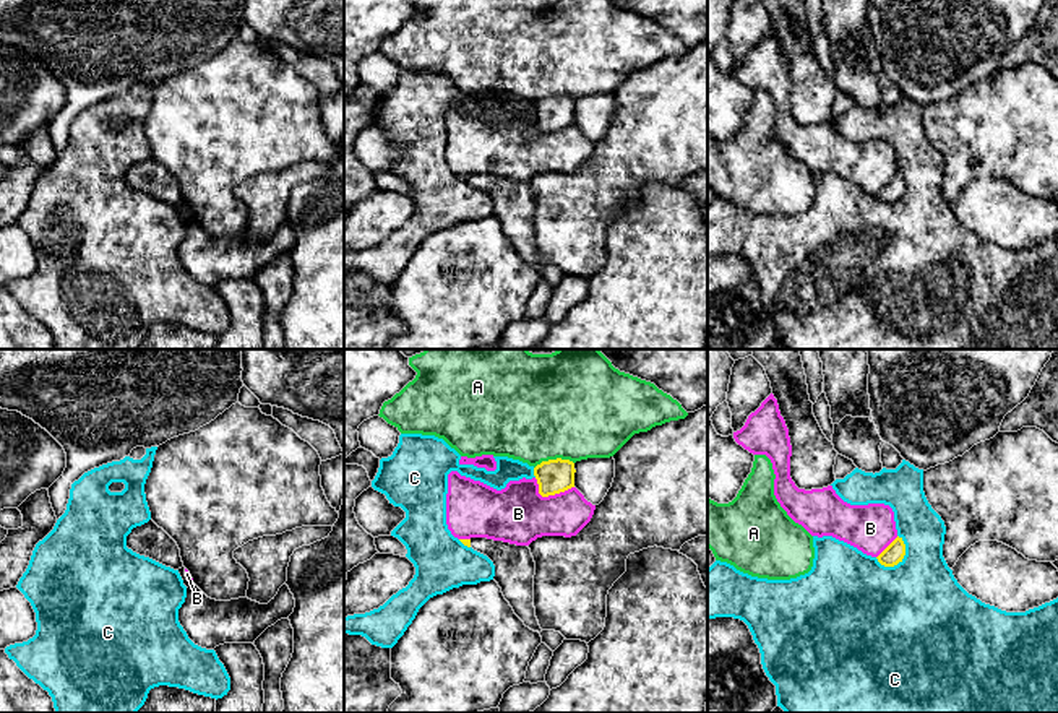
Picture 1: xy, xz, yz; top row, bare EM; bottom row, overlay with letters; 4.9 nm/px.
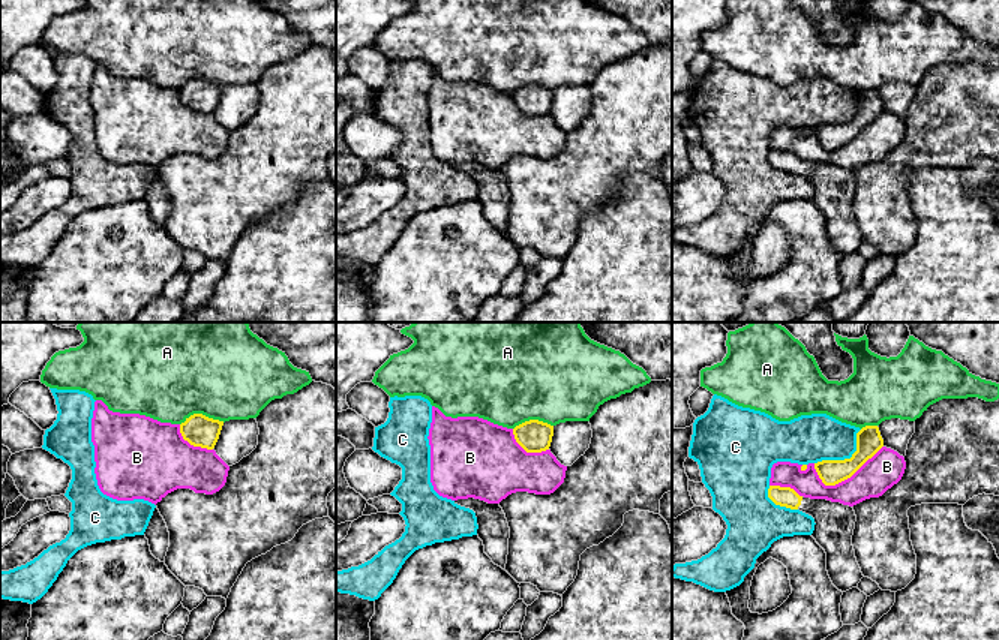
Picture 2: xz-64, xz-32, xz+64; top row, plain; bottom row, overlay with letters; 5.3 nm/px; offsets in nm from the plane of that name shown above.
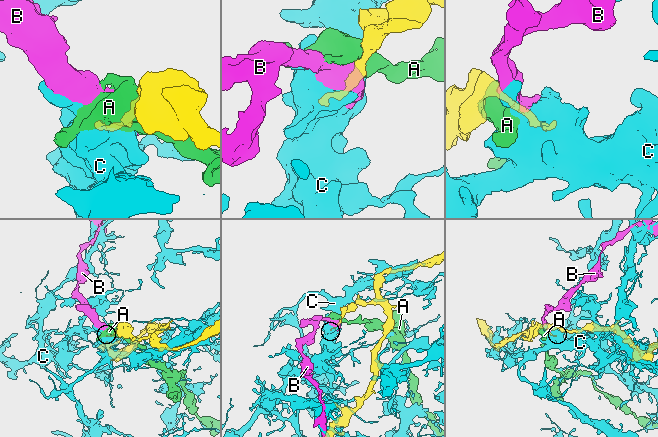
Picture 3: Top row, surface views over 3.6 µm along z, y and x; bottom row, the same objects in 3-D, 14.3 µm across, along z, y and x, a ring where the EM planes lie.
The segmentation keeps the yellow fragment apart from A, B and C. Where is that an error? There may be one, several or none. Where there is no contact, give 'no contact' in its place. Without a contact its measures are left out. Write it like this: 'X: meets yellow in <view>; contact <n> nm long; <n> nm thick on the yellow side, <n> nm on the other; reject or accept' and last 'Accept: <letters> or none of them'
A: meets yellow in xz; contact 200 nm long; 170 nm thick on the yellow side, 480 nm on the other; reject
B: meets yellow in xz; contact 200 nm long; 170 nm thick on the yellow side, 300 nm on the other; reject
C: meets yellow in yz; contact 180 nm long; 100 nm thick on the yellow side, 440 nm on the other; reject
Accept: none of them

